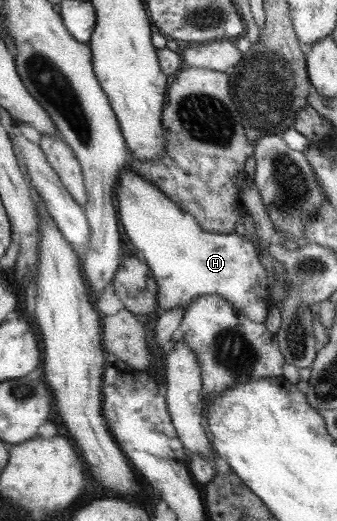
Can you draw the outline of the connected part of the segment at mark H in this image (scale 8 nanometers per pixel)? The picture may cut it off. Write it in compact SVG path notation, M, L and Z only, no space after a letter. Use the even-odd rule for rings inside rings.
M129 169L121 170L117 178L117 200L118 219L125 227L128 240L137 248L139 256L146 261L146 265L157 279L157 285L160 287L157 301L164 311L186 309L197 298L217 294L254 322L265 322L269 316L270 286L267 272L258 260L258 248L252 242L238 236L238 232L218 234L206 231L188 211L174 203L159 187Z

